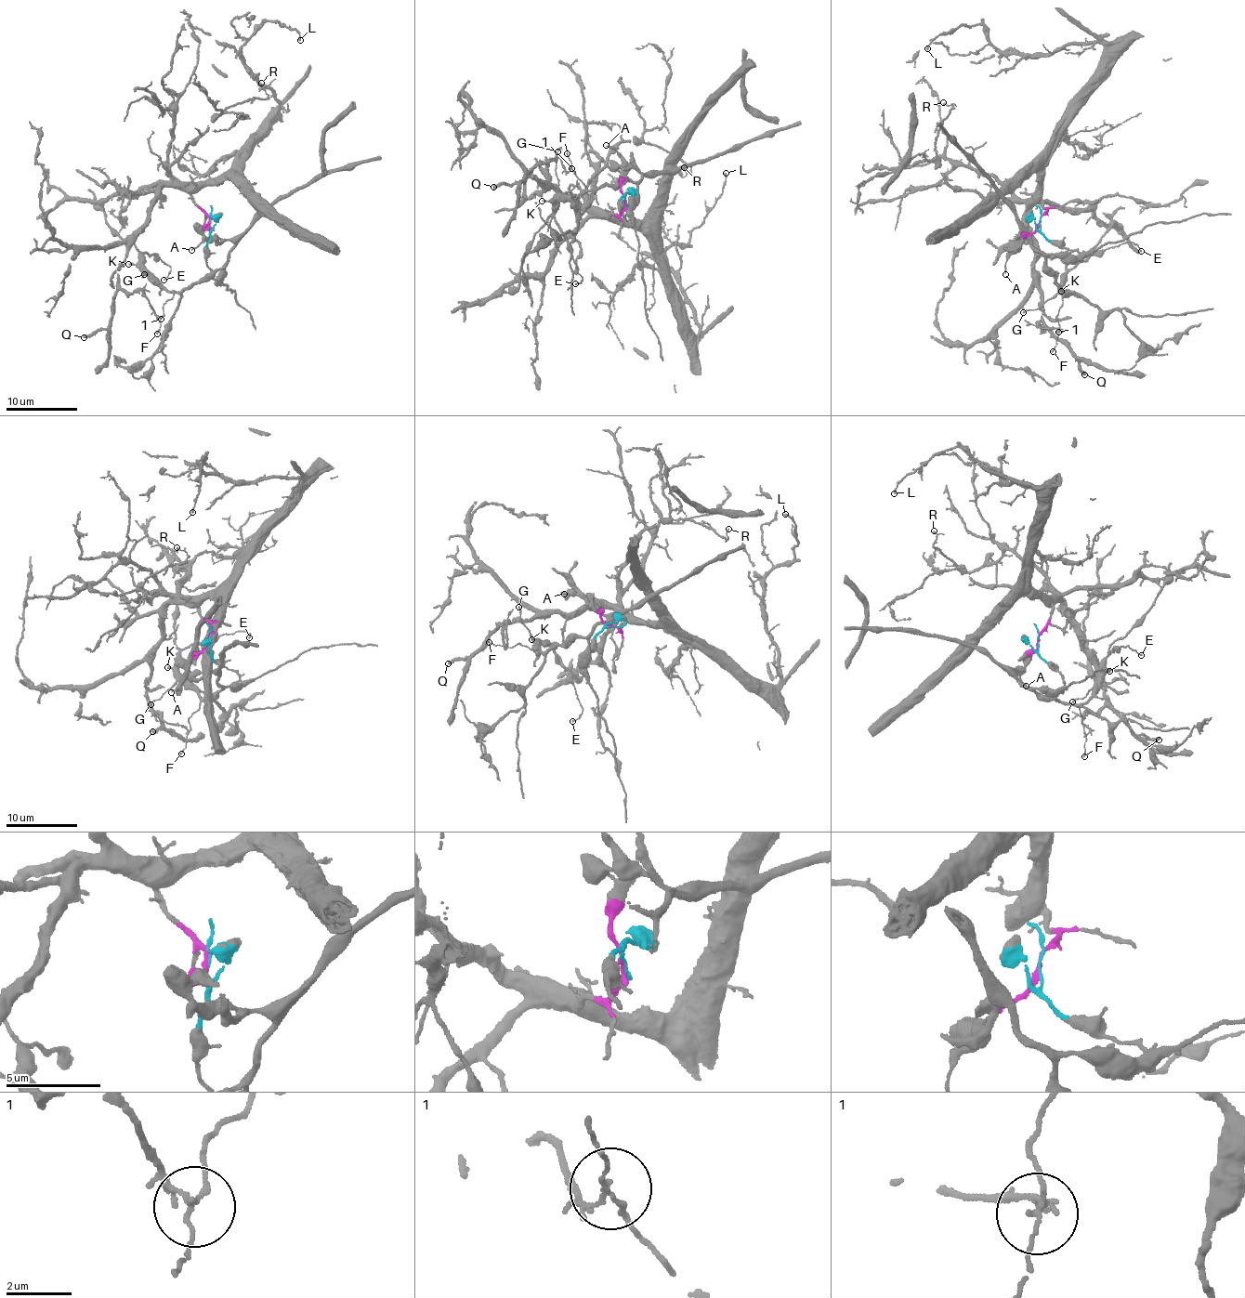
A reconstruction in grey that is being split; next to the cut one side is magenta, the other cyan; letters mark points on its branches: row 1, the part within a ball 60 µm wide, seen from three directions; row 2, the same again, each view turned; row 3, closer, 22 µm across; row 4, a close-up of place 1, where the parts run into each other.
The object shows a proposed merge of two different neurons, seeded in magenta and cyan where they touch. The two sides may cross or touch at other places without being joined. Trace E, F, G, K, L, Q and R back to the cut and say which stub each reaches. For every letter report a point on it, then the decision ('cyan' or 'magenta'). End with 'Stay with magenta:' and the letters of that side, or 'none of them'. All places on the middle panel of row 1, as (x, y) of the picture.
E: (575, 283) | cyan
F: (567, 153) | cyan
G: (557, 151) | cyan
K: (542, 201) | cyan
L: (726, 173) | magenta
Q: (493, 187) | magenta
R: (684, 167) | magenta
Stay with magenta: L, Q, R

